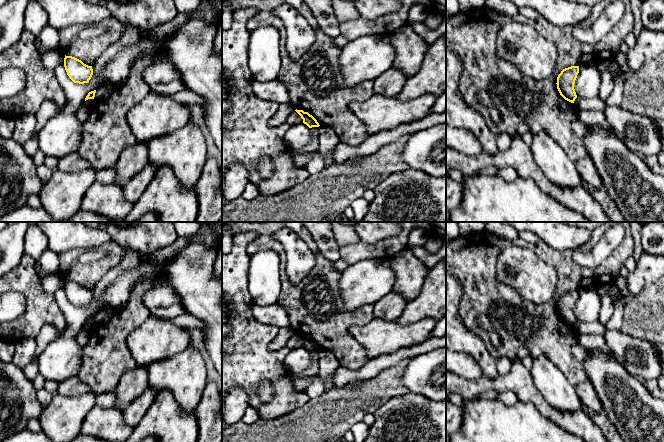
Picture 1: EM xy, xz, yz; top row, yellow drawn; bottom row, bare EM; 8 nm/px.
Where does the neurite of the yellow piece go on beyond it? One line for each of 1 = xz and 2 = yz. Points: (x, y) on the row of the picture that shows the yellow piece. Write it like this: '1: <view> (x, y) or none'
1: none
2: none

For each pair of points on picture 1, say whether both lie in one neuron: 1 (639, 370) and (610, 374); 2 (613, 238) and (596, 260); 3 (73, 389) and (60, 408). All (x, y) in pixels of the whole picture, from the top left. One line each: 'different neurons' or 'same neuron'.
1: different neurons
2: same neuron
3: different neurons

